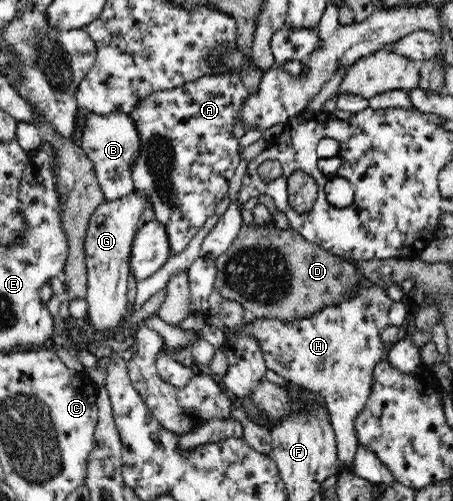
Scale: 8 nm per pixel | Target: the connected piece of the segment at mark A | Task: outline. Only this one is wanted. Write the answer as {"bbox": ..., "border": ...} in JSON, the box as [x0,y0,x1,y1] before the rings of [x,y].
{"bbox":[127,75,251,256],"border":[[[205,75],[173,89],[152,91],[141,98],[133,111],[127,114],[139,134],[139,155],[130,169],[132,192],[146,197],[153,210],[154,220],[165,226],[168,246],[173,256],[189,245],[189,241],[205,225],[205,221],[215,215],[219,202],[228,195],[229,183],[242,158],[234,127],[249,95],[251,93],[240,76]]]}

